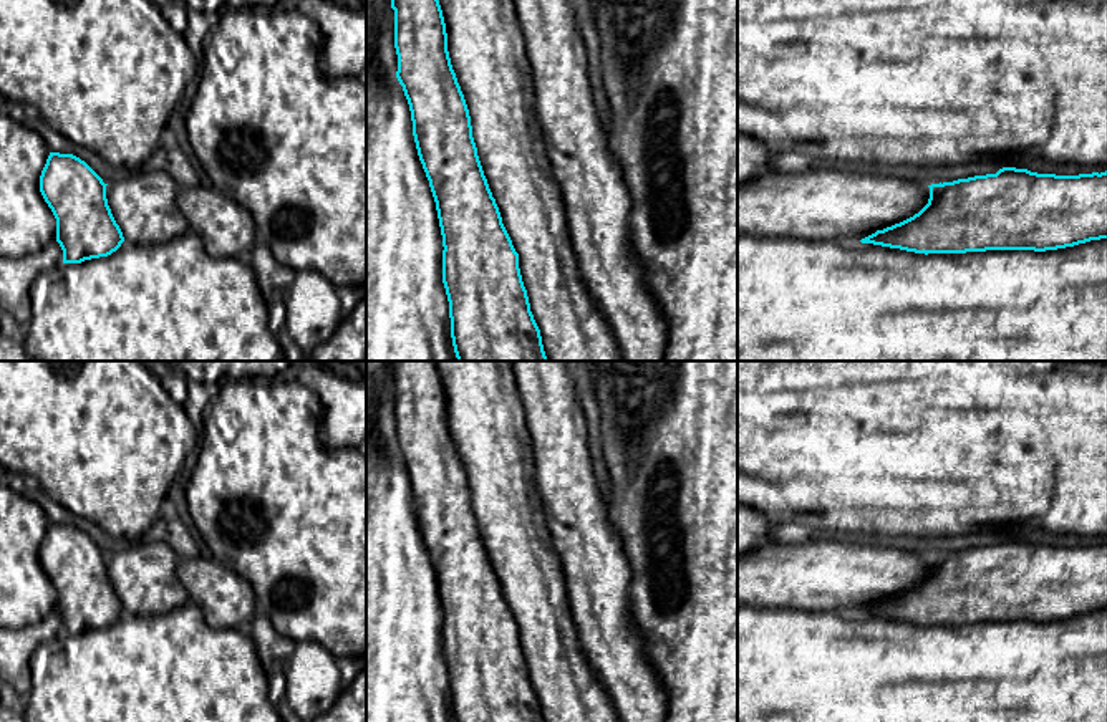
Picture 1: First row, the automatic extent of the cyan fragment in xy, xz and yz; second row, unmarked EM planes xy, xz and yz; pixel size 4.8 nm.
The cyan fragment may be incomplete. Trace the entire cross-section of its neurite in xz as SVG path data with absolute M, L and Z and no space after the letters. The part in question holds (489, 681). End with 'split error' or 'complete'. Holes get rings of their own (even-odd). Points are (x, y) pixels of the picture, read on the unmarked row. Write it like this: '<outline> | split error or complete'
M391 361L396 449L409 475L413 507L429 551L442 606L442 654L454 722L544 722L519 639L472 508L469 480L447 422L436 361Z | complete

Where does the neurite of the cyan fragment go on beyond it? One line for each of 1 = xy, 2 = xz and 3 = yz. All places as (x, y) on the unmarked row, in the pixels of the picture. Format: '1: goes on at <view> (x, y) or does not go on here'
1: does not go on here
2: does not go on here
3: does not go on here

